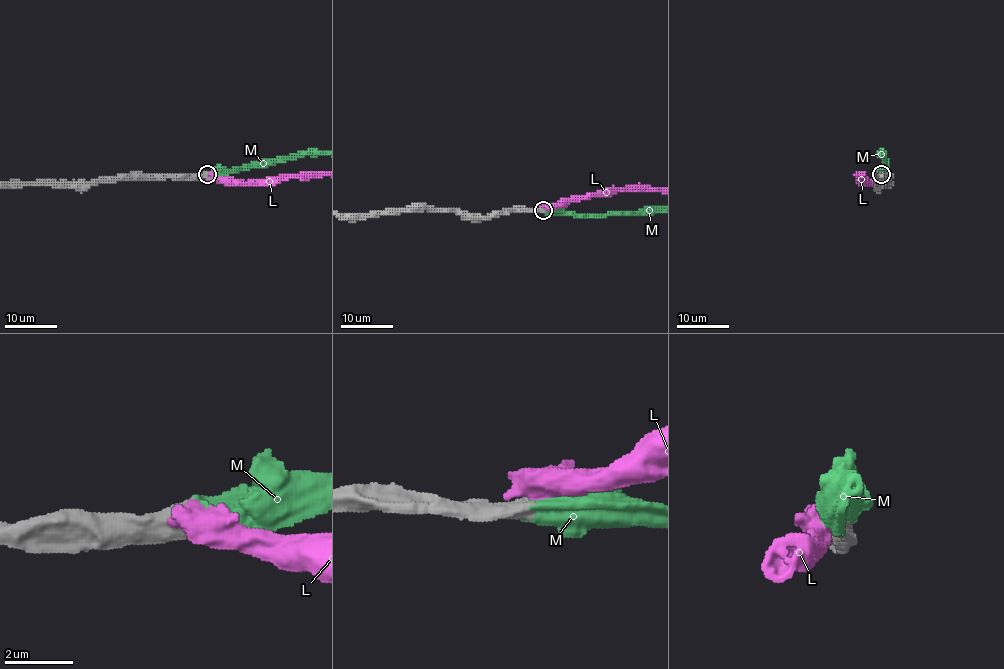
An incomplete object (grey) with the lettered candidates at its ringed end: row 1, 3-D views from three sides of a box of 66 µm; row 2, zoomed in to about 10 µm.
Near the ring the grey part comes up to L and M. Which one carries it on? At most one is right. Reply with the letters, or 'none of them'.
M

